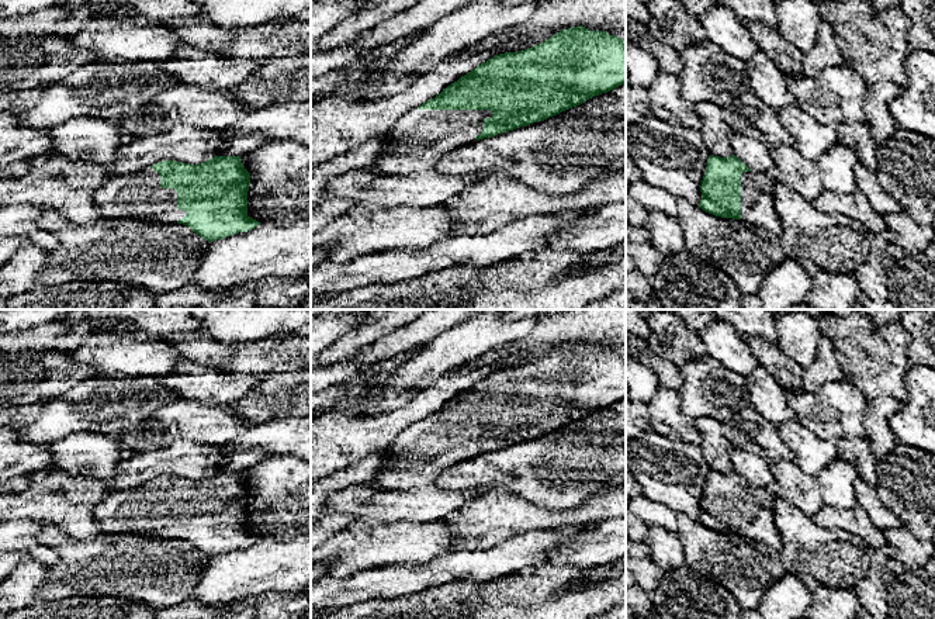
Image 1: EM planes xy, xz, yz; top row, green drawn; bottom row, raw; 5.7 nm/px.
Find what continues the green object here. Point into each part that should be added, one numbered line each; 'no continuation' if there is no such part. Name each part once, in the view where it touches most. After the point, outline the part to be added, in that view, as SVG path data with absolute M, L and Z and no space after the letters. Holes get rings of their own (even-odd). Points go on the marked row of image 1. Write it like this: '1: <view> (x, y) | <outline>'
1: xz (419, 138) | M419 110L405 114L384 136L385 149L373 166L363 170L375 174L408 174L433 169L437 160L450 151L474 143L484 129L484 120L491 110Z

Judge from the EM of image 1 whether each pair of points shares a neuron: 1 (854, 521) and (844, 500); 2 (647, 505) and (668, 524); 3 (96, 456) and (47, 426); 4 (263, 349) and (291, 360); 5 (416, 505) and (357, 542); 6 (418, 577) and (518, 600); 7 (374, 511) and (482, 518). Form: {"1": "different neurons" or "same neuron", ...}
{"1": "different neurons", "2": "same neuron", "3": "different neurons", "4": "same neuron", "5": "different neurons", "6": "different neurons", "7": "different neurons"}

